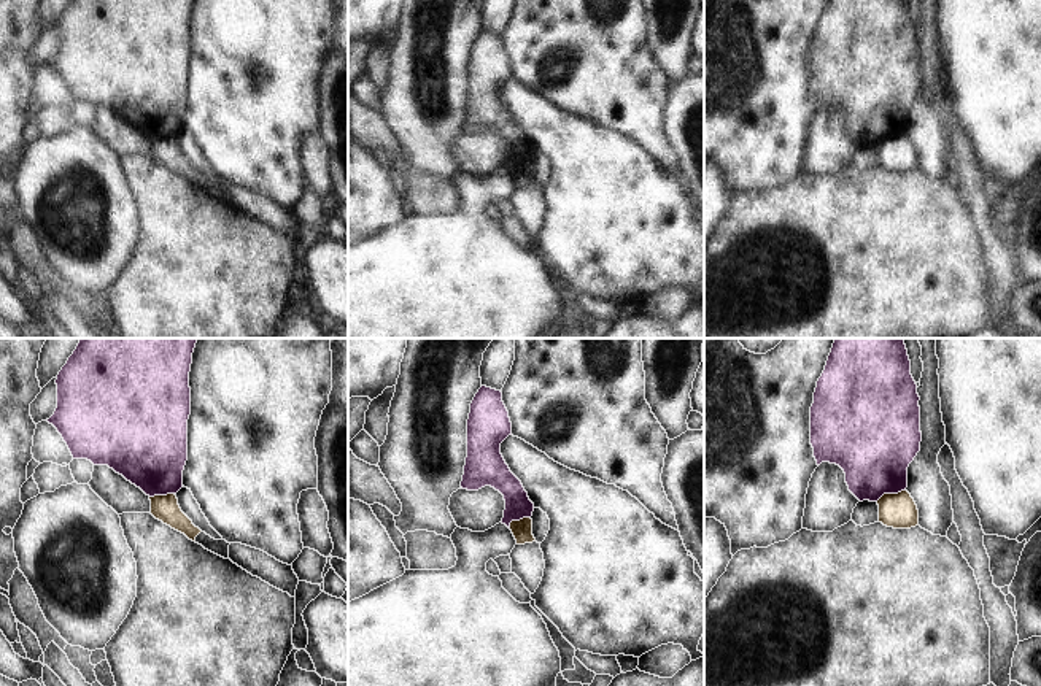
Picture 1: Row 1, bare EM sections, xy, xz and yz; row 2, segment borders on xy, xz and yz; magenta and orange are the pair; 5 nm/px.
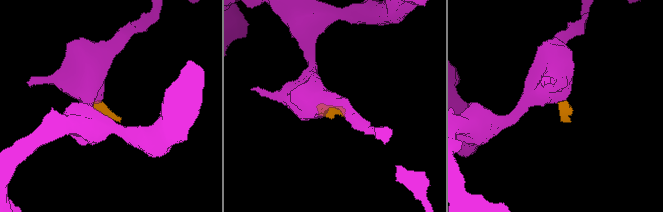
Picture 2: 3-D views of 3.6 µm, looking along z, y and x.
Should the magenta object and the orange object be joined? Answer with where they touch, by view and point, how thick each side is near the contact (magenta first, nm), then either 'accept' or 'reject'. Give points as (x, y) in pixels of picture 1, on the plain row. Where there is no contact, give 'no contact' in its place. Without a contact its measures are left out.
meets magenta in yz at (890, 137); 400 nm thick on the magenta side, 180 nm on the other; reject

